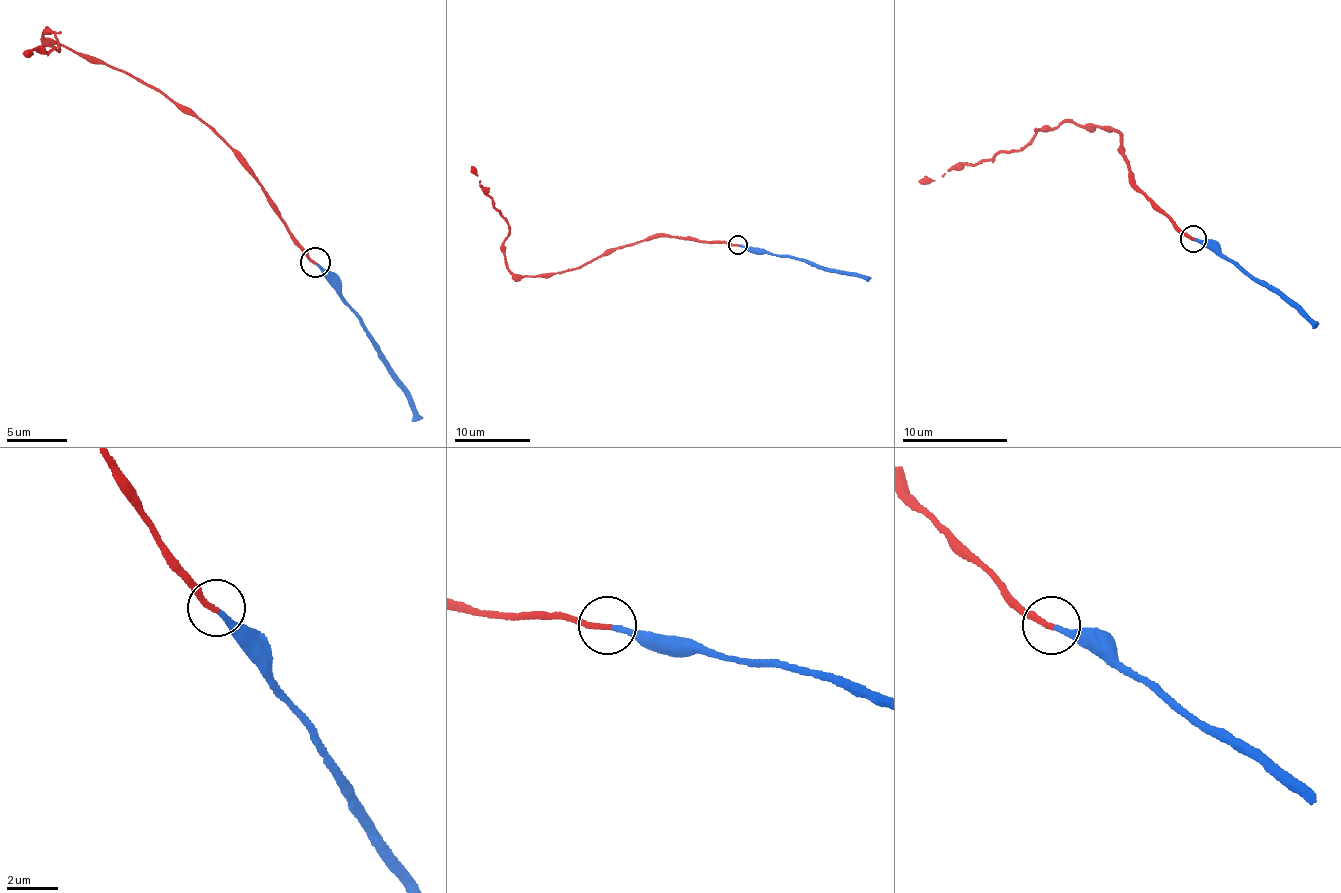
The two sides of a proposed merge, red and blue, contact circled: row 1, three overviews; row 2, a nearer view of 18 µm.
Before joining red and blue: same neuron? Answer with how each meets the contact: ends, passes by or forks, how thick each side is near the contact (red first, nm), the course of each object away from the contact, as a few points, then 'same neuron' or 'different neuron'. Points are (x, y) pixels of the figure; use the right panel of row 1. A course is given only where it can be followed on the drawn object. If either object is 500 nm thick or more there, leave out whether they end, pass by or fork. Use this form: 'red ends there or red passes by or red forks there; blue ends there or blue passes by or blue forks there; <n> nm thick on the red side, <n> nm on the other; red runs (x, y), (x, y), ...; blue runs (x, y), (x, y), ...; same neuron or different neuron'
red ends there; blue ends there; 220 nm thick on the red side, 220 nm on the other; red runs (1194, 238), (1129, 175), (1118, 152), (1120, 134), (1113, 129), (1061, 122), (1040, 129), (1018, 151), (918, 183); blue runs (1195, 237), (1206, 240), (1237, 264), (1285, 293), (1299, 310), (1318, 323); same neuron

